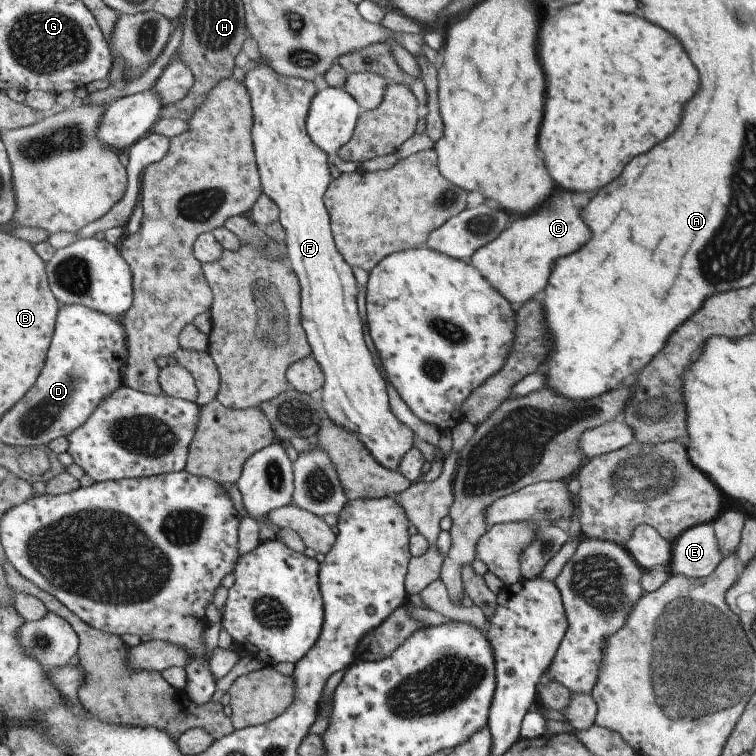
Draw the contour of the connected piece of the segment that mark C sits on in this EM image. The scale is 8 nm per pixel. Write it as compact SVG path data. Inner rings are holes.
M563 190L551 202L539 206L537 214L517 218L495 242L480 248L469 261L513 304L525 304L547 288L557 258L577 252L591 238L593 232L575 204L575 194Z

